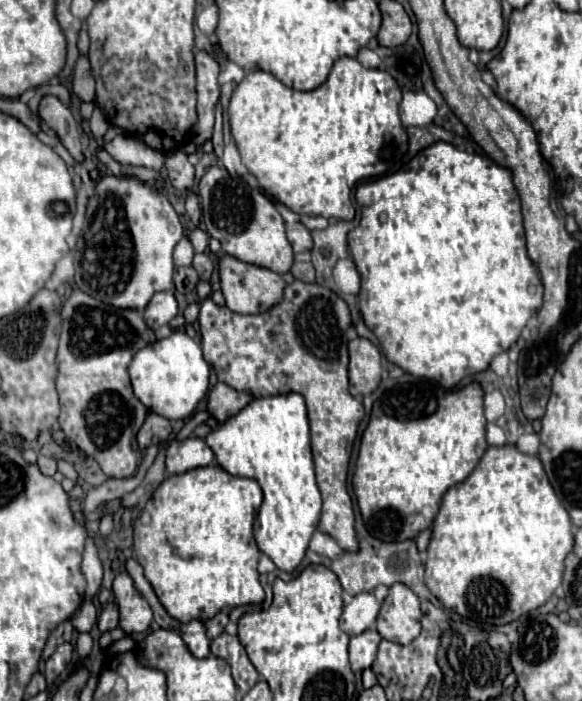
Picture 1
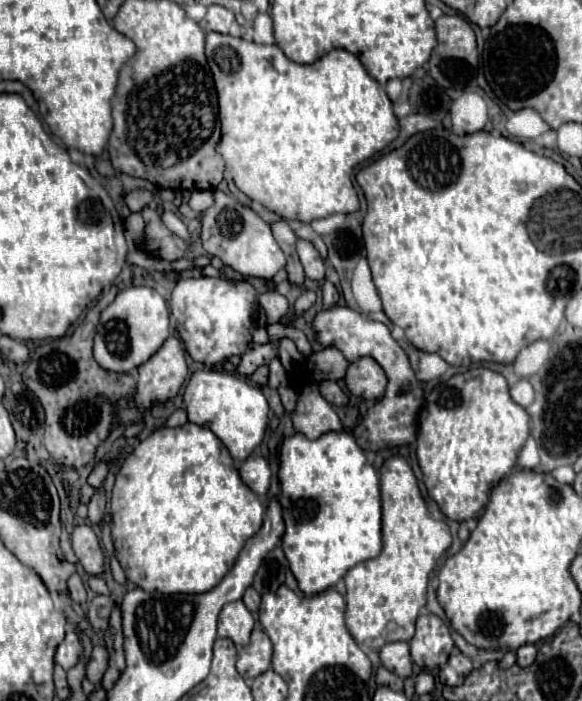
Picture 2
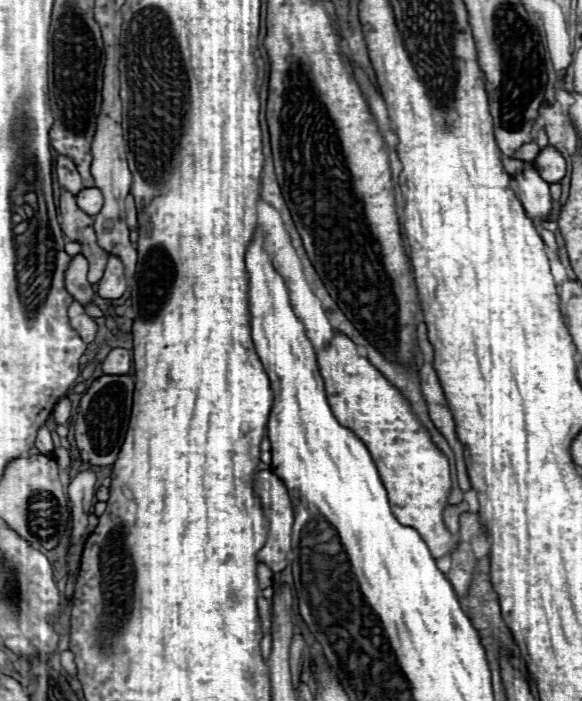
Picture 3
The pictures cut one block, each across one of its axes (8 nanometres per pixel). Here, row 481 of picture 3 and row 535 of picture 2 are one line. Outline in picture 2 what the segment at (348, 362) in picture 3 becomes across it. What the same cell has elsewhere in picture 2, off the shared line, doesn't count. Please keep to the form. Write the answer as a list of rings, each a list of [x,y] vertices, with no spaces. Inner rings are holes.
[[[390,456],[384,460],[380,468],[380,496],[382,496],[382,552],[374,560],[356,564],[344,576],[346,626],[356,642],[366,642],[374,650],[396,640],[408,642],[414,636],[414,622],[418,618],[418,610],[426,604],[428,574],[432,572],[438,558],[444,554],[444,550],[452,542],[448,524],[442,520],[434,520],[428,514],[418,482],[414,482],[414,472],[402,456]]]

